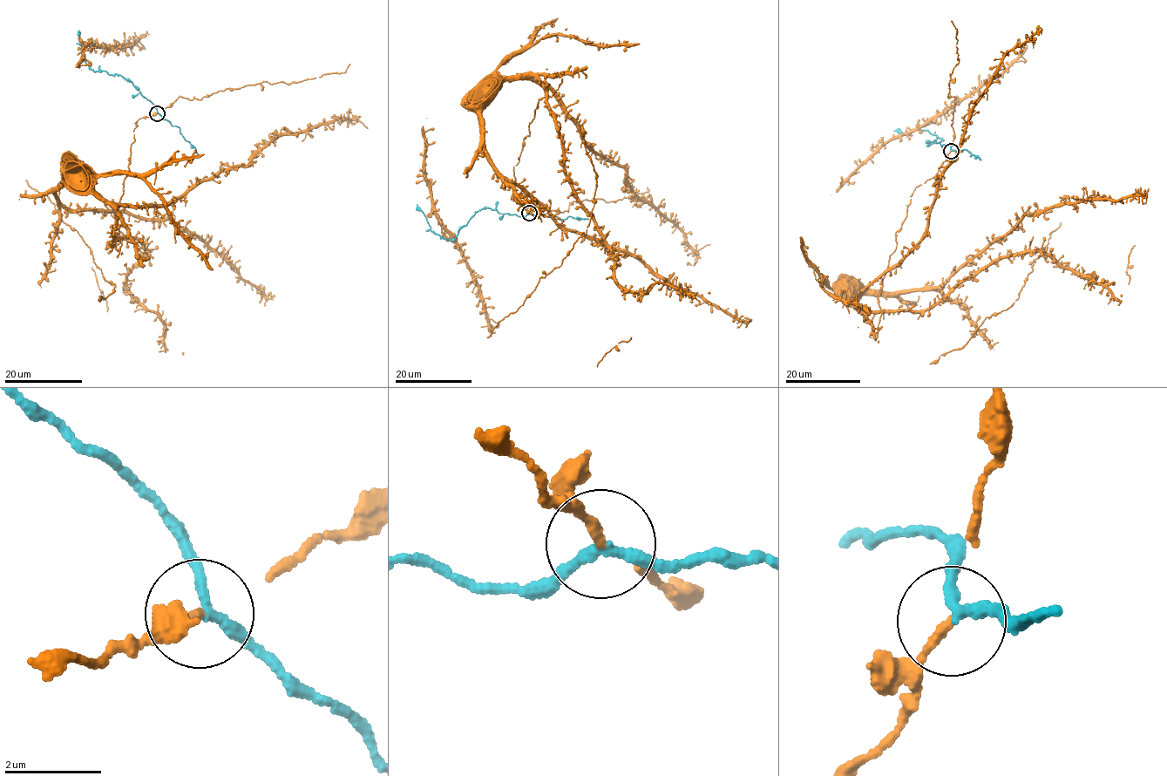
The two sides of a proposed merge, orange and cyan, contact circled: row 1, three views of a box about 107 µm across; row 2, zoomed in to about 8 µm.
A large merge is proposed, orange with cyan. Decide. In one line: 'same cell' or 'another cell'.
another cell

